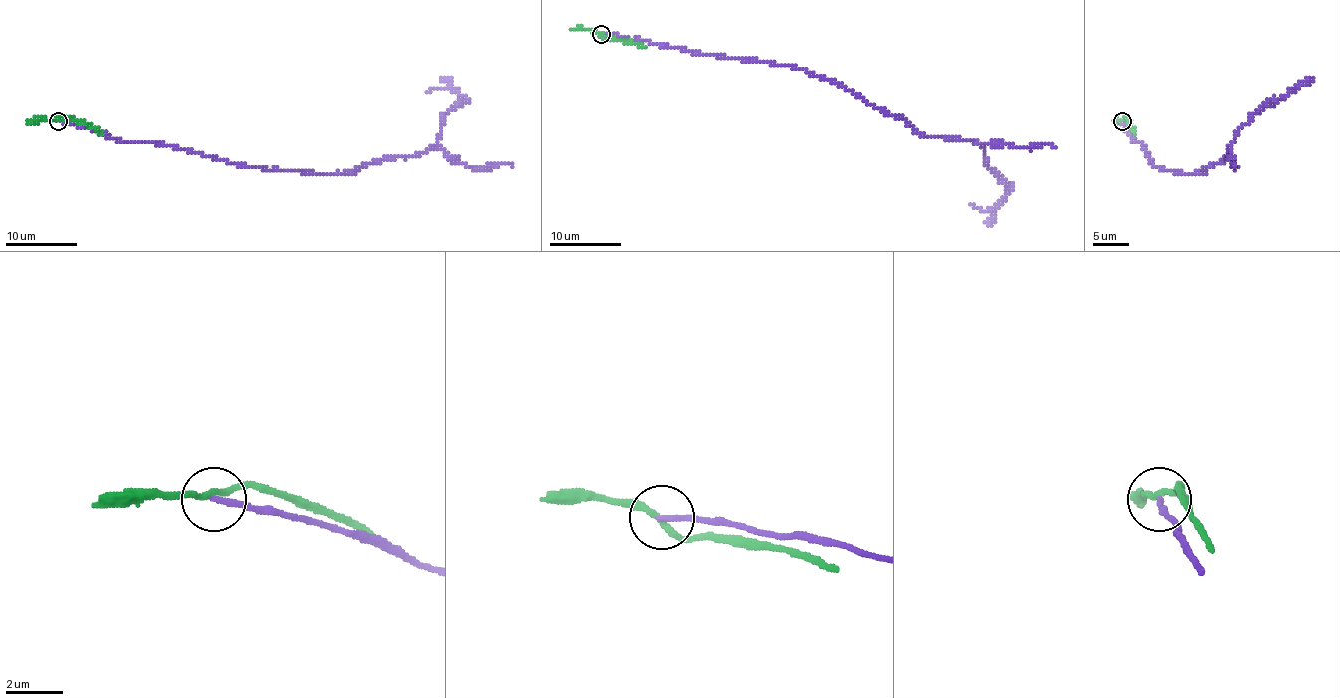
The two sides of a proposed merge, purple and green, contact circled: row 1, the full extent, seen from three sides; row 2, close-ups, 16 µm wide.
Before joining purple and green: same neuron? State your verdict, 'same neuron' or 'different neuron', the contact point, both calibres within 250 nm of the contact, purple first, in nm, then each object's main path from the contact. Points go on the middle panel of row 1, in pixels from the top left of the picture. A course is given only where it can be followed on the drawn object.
different neuron; place (601, 34); calibres 200 and 200 nm; course purple (602, 34), (801, 68), (924, 135), (971, 139), (1006, 196), (987, 210), (969, 203); course green (600, 34), (607, 39), (638, 43), (645, 48)

